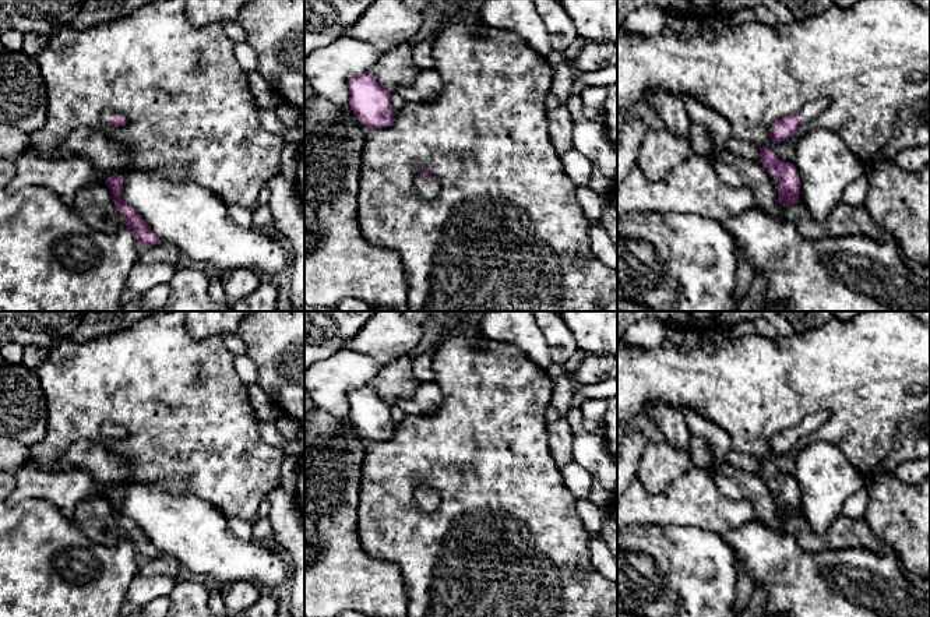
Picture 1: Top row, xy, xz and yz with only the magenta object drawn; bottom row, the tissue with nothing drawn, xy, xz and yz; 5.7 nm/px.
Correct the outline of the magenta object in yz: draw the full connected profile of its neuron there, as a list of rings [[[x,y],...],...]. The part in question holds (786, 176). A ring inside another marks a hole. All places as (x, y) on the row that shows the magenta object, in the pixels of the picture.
[[[760,148],[761,163],[768,169],[778,187],[779,187],[779,204],[782,207],[790,207],[797,202],[800,194],[800,176],[793,163],[781,161],[776,154],[768,148]]]

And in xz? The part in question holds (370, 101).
[[[362,73],[349,81],[349,106],[360,124],[369,130],[390,127],[397,112],[391,105],[391,91],[370,73]]]

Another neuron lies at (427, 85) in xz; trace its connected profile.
[[[420,68],[413,81],[401,85],[397,92],[411,103],[425,103],[436,101],[443,92],[443,81],[436,68]]]

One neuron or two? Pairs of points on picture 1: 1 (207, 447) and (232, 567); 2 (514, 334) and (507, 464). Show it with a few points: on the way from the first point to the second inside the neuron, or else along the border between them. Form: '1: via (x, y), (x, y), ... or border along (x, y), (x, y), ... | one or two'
1: border along (193, 494), (210, 501), (225, 518) | two
2: border along (483, 332), (490, 338), (515, 345), (539, 366) | two

